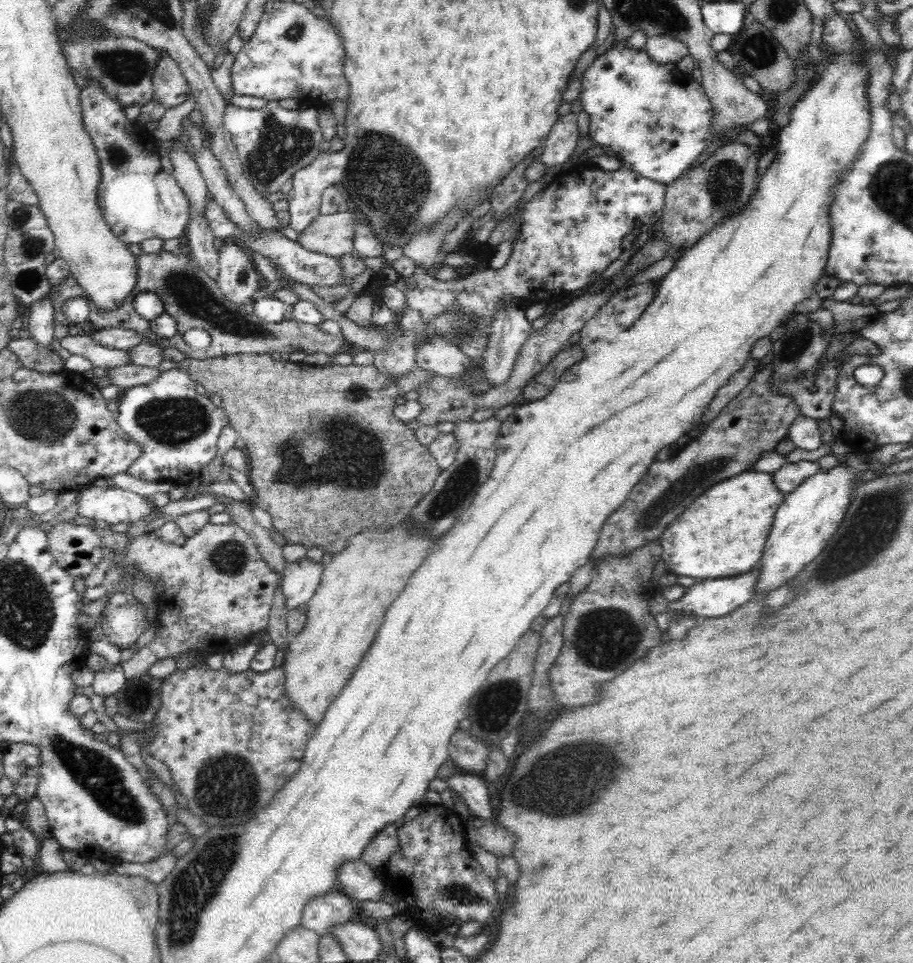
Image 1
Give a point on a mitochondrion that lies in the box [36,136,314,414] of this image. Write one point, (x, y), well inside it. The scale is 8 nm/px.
(185, 294)

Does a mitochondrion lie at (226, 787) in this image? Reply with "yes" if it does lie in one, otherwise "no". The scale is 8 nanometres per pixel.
yes

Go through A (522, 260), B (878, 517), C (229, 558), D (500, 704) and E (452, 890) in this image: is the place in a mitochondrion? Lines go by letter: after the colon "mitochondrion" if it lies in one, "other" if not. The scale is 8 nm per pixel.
A: other
B: mitochondrion
C: mitochondrion
D: mitochondrion
E: mitochondrion

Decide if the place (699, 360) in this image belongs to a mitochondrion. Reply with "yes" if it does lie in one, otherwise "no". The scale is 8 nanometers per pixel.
no

